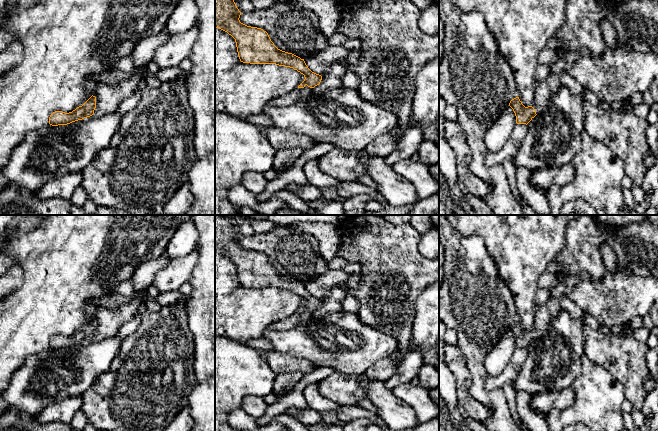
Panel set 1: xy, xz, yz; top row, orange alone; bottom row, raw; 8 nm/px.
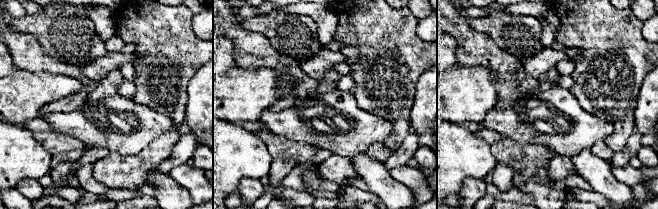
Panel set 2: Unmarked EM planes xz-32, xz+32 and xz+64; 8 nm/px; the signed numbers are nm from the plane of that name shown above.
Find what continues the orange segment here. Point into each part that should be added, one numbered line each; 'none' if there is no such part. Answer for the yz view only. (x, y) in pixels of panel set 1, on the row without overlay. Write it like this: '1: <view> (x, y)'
1: yz (616, 299)

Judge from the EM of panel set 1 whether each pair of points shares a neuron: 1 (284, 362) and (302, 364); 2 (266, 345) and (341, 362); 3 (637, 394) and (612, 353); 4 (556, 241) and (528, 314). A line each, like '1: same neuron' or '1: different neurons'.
1: same neuron
2: different neurons
3: same neuron
4: same neuron

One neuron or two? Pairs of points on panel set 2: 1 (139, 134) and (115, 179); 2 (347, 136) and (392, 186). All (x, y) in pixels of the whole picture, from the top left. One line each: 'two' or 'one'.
1: two
2: two

